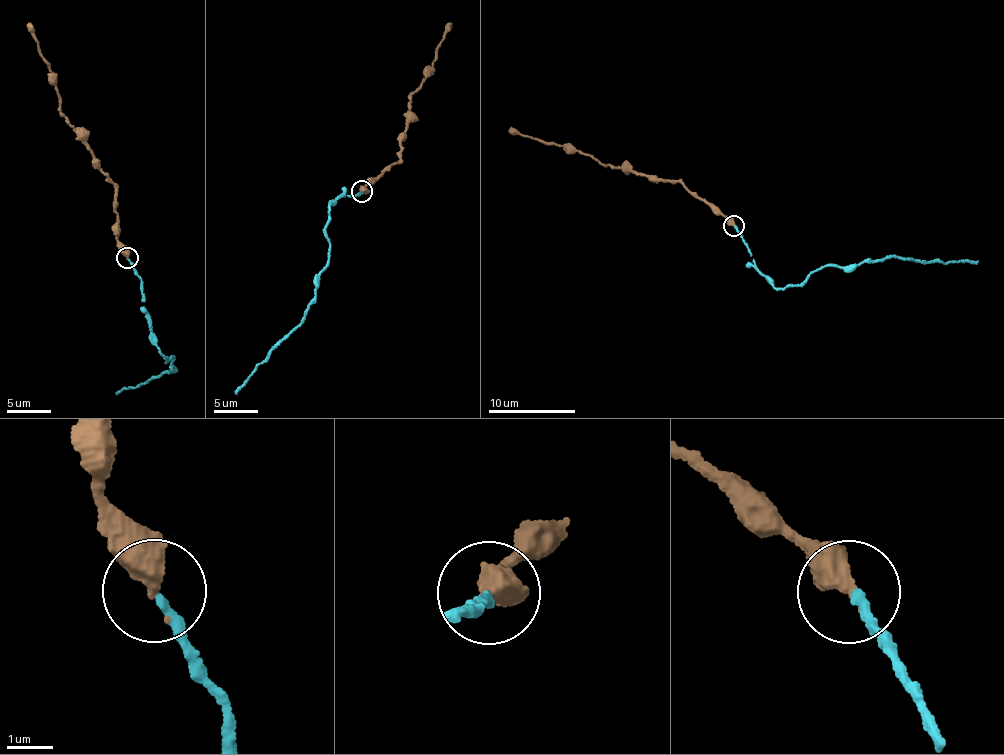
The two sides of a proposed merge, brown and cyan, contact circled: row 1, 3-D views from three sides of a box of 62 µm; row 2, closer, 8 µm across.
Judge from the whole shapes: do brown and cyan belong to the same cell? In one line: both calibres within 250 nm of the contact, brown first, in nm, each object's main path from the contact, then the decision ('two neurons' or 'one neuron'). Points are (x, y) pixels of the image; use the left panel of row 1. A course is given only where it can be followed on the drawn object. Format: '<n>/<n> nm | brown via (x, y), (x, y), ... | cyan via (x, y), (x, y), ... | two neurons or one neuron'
500/190 nm | brown via (127, 257), (114, 233), (118, 220), (112, 184), (61, 112), (59, 96), (49, 80), (51, 70), (27, 22) | cyan via (127, 257), (140, 275), (145, 317), (159, 352), (168, 361), (172, 356), (176, 369), (116, 392) | one neuron

